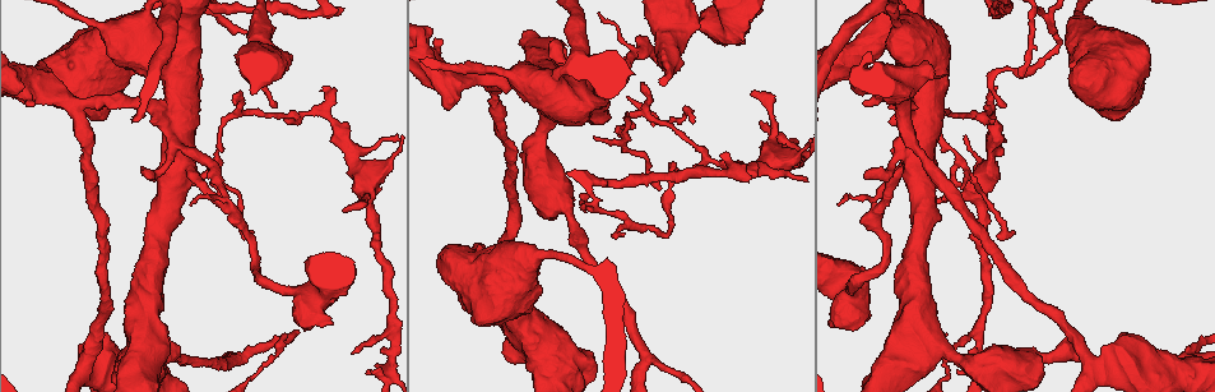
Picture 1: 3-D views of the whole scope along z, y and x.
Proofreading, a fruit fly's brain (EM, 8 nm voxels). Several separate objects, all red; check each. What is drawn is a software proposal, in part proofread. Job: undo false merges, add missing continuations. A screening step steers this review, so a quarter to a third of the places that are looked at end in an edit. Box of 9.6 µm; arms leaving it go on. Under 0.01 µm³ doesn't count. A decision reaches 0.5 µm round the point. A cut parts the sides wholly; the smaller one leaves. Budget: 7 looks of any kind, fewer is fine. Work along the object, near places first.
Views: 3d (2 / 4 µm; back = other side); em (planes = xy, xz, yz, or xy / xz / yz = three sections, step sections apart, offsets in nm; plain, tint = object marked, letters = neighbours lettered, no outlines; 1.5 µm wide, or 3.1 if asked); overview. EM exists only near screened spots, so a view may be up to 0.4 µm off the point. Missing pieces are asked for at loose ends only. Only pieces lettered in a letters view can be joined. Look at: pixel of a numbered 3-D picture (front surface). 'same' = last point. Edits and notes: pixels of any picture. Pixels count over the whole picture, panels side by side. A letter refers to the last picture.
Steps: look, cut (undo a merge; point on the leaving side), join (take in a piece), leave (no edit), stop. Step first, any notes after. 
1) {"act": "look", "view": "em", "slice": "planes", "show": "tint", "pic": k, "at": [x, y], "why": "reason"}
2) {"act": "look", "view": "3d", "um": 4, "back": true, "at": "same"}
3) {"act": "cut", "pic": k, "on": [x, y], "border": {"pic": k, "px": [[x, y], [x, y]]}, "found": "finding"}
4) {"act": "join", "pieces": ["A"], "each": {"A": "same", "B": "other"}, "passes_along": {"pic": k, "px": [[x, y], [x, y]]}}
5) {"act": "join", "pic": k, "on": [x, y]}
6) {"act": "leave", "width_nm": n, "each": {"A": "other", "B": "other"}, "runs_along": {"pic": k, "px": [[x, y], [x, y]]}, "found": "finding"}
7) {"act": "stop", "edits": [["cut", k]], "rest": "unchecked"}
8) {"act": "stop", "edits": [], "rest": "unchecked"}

{"act": "look", "view": "em", "slice": "planes", "show": "letters", "pic": 1, "at": [881, 207], "why": "touches itself"}

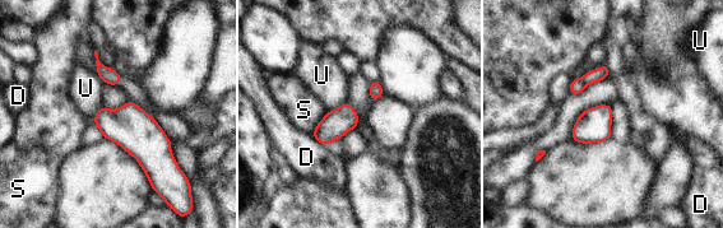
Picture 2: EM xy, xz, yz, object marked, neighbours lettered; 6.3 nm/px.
{"act": "cut", "pic": 2, "on": [596, 75], "each": {"D": "other", "S": "other", "U": "other"}, "border": {"pic": 2, "px": [[580, 79], [585, 85]]}, "found": "two neurons meet here"}

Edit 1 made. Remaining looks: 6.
{"act": "look", "view": "overview"}

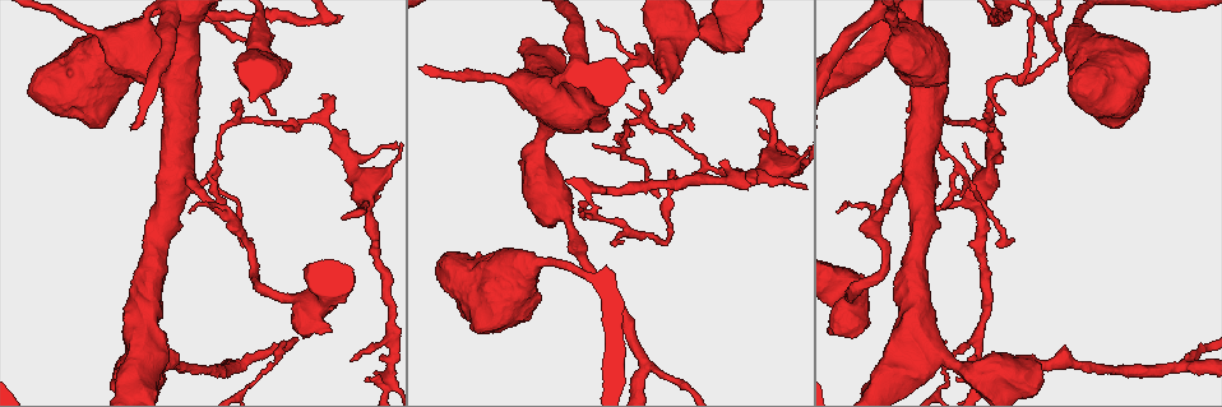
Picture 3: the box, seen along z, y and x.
{"act": "look", "view": "em", "slice": "yz", "step": 8, "show": "tint", "pic": 3, "at": [234, 111], "why": "an open end"}

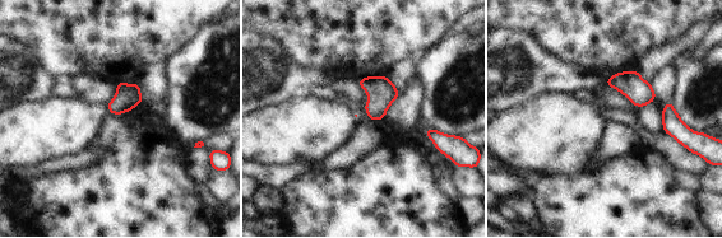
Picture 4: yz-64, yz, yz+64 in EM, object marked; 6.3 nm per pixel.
{"act": "look", "view": "em", "slice": "yz", "step": 8, "show": "letters", "at": "same"}

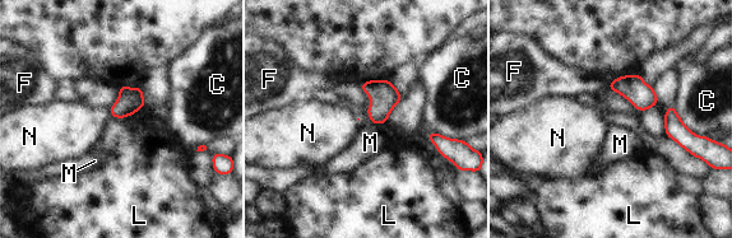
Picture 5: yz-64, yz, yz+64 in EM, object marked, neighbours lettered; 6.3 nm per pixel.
{"act": "leave", "each": {"C": "other", "F": "other", "L": "other", "M": "other", "N": "other"}, "border": {"pic": 5, "px": [[144, 104], [125, 117], [111, 116]]}, "found": "none of them fits"}

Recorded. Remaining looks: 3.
{"act": "look", "view": "3d", "um": 4, "pic": 3, "at": [999, 76], "why": "narrows sharply"}

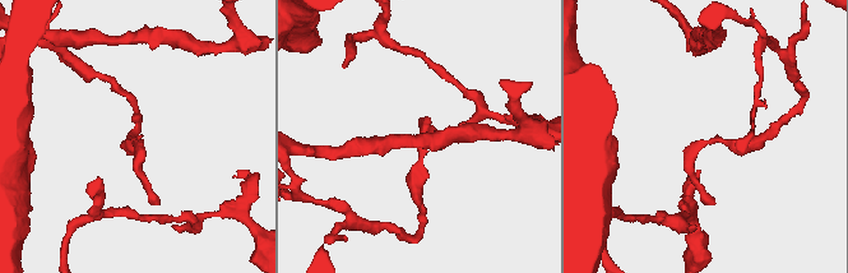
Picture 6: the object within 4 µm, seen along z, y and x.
{"act": "look", "view": "em", "slice": "yz", "step": 4, "show": "tint", "pic": 6, "at": [137, 141]}

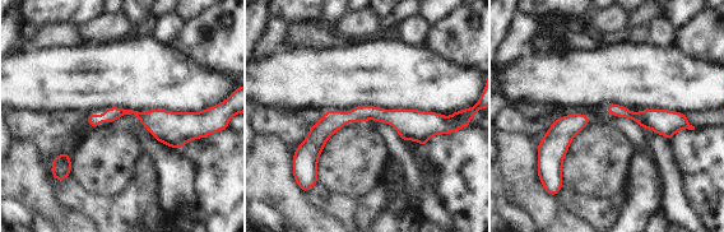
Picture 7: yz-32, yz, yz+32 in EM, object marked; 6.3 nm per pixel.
{"act": "look", "view": "em", "slice": "planes", "show": "letters", "at": "same", "why": "another direction"}

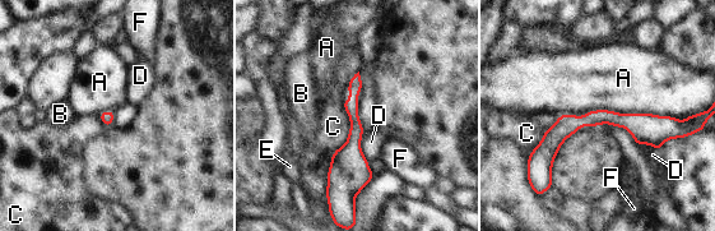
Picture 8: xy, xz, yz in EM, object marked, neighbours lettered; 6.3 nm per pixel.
{"act": "leave", "width_nm": 80, "each": {"A": "other", "B": "other", "C": "other", "D": "other", "E": "other", "F": "other"}, "border": {"pic": 8, "px": [[346, 100], [348, 138], [330, 156]]}, "found": "all the same neuron"}

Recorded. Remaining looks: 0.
{"act": "stop", "edits": [["cut", 2]], "rest": "unchecked"}

